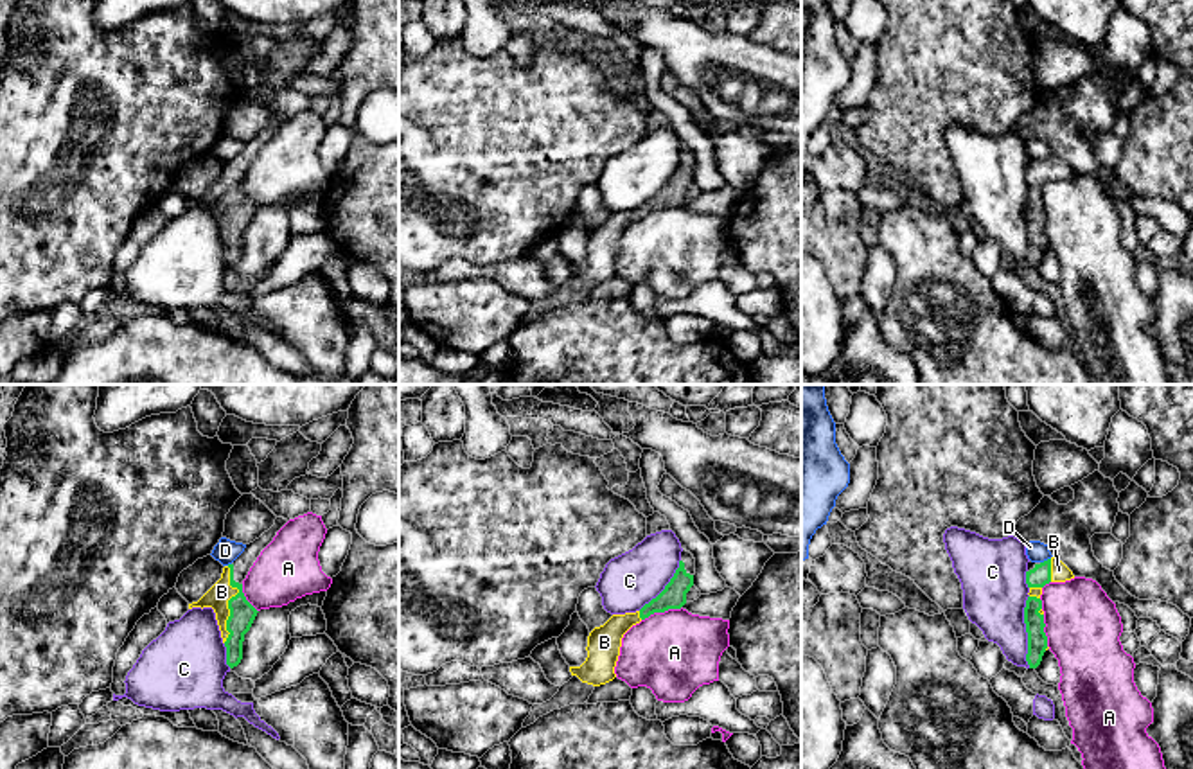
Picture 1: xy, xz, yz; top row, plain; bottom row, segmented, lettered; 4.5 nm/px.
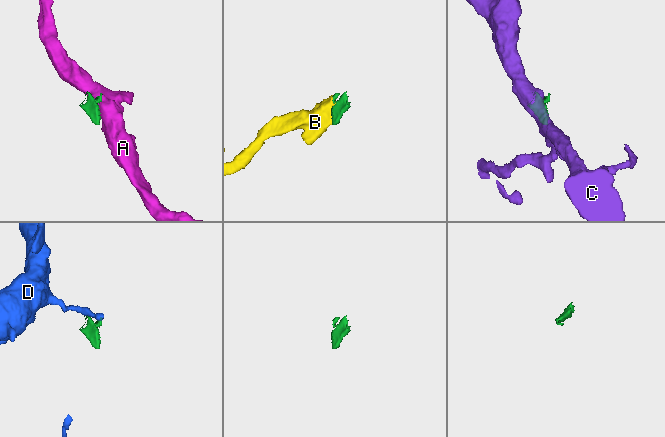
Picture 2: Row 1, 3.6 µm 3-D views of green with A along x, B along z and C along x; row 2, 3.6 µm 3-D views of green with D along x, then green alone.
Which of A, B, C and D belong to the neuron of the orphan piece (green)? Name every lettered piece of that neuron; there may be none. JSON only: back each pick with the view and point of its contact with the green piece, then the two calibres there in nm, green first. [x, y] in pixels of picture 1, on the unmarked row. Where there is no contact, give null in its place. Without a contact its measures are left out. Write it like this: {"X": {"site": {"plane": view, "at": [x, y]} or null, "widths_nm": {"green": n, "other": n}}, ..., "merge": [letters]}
{"B": {"site": {"plane": "xy", "at": [229, 202]}, "widths_nm": {"green": 110, "other": 100}}, "merge": ["B"]}

